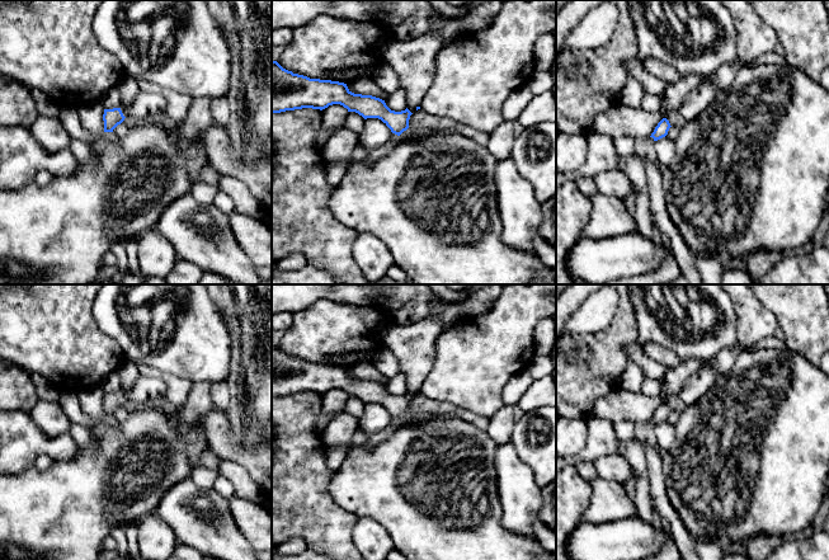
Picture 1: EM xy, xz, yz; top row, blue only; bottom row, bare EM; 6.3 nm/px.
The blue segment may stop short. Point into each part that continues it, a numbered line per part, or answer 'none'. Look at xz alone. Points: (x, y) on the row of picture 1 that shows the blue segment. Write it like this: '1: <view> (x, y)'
1: xz (410, 133)

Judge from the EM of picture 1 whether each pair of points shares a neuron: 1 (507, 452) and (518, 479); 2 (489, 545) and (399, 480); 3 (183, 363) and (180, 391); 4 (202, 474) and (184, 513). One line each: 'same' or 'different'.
1: same
2: same
3: different
4: different

